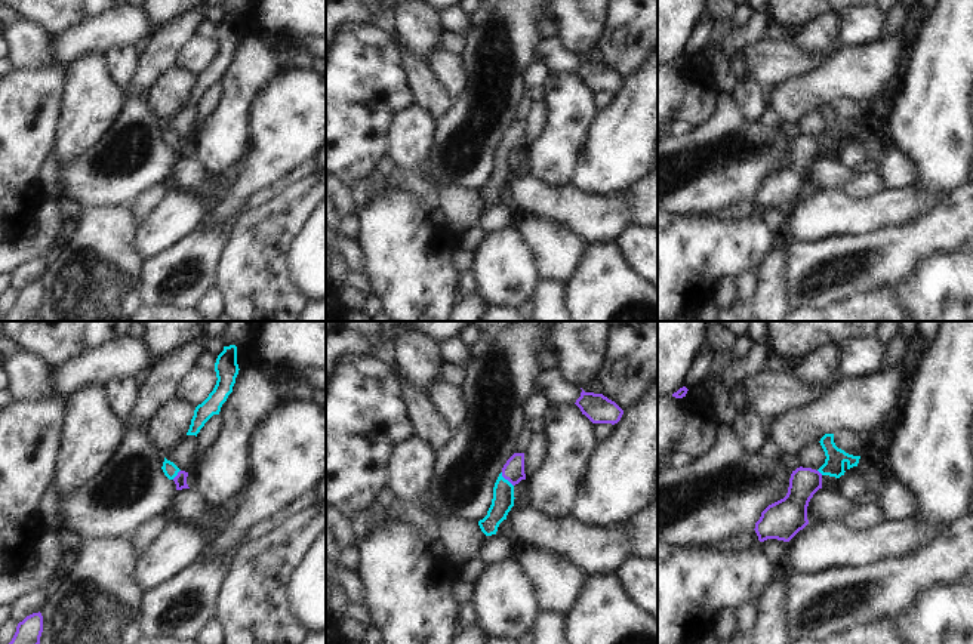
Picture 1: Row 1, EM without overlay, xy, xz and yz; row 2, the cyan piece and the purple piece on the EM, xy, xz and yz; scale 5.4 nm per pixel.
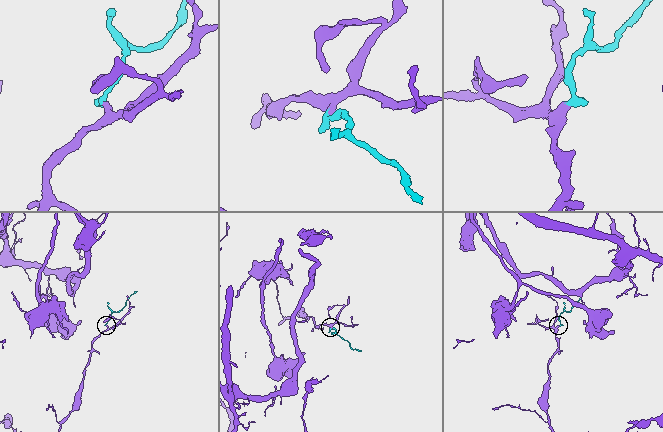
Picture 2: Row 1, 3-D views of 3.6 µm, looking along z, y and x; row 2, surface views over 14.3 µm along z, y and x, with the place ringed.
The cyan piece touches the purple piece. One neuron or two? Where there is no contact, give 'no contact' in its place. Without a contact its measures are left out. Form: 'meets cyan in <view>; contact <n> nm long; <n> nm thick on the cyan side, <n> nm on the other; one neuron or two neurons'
meets cyan in xz; contact 100 nm long; 120 nm thick on the cyan side, 120 nm on the other; one neuron

